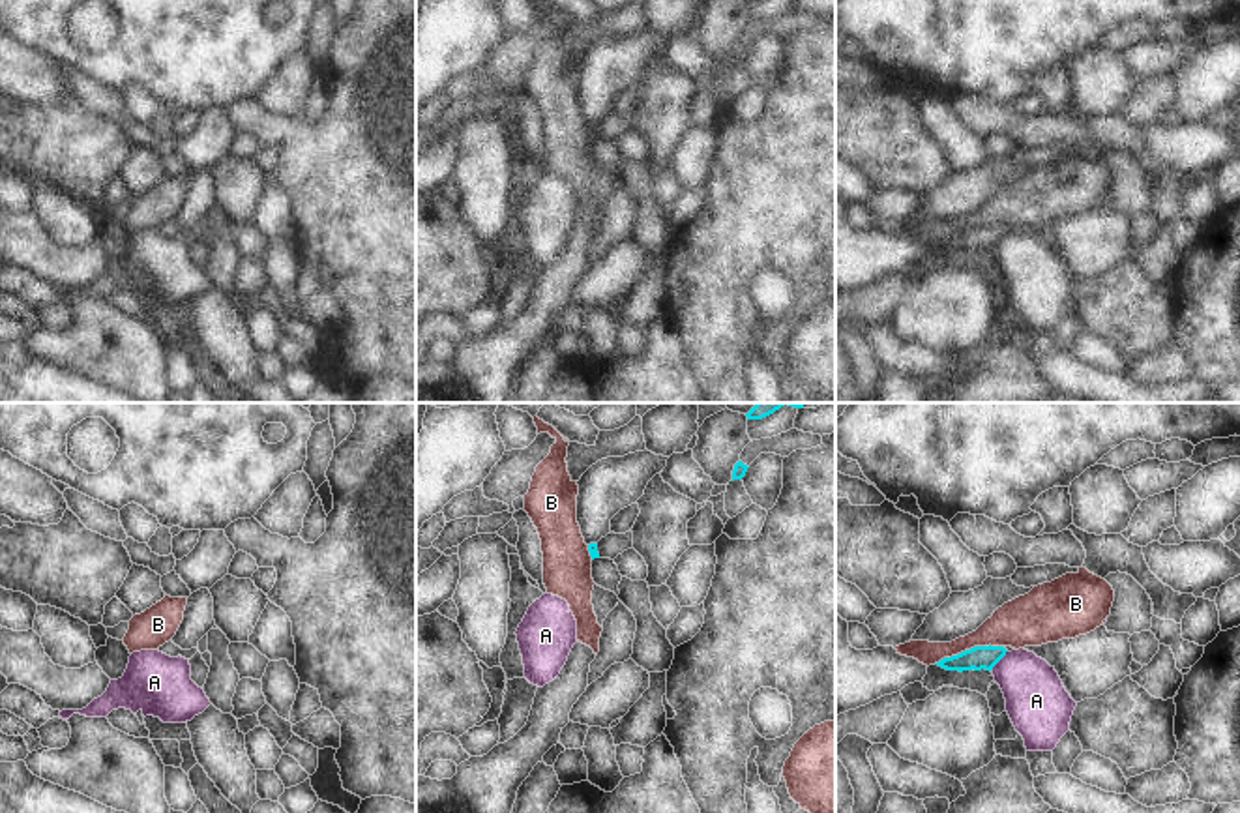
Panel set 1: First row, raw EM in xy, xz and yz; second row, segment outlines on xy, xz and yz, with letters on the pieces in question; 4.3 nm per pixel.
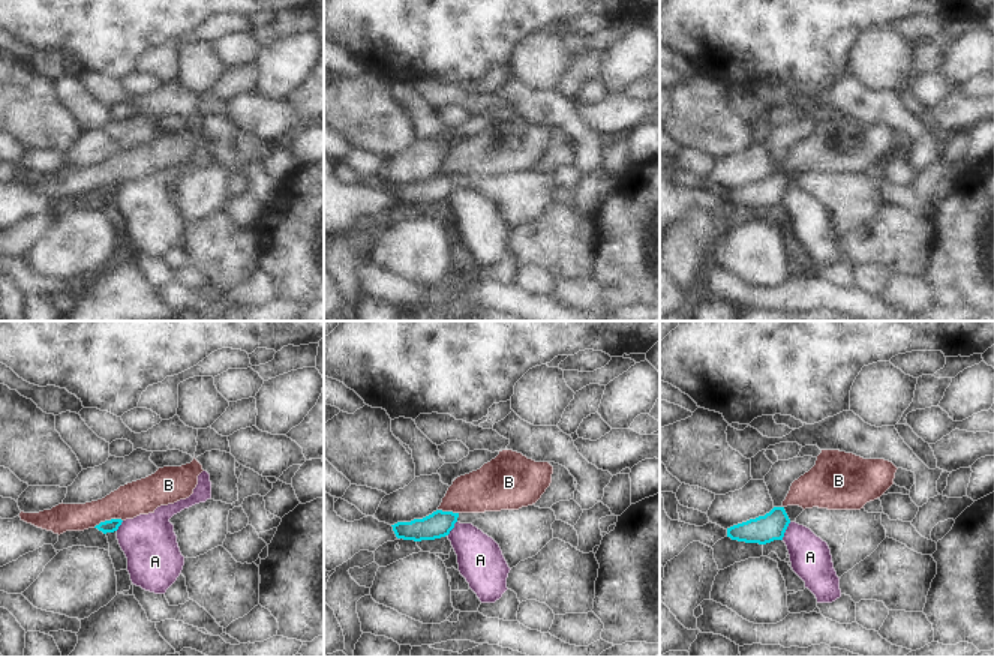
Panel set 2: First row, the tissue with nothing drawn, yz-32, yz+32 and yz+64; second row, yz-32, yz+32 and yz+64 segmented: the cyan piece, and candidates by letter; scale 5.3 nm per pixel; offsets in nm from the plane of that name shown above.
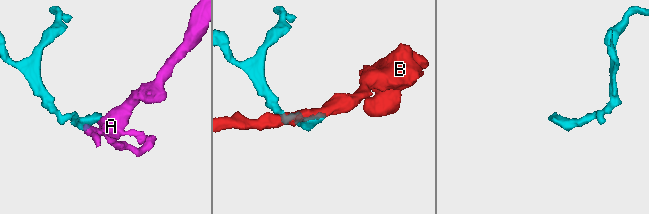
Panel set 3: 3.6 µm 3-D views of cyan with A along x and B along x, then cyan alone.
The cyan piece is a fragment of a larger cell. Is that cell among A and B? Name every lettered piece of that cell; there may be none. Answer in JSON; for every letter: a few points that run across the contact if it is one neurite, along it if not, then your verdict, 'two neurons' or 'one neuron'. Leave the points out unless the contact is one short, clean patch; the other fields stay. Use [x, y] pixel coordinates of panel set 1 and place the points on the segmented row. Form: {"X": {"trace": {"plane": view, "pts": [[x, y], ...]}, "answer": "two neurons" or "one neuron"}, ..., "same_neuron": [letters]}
{"A": {"trace": {"plane": "yz", "pts": [[1006, 650], [991, 671]]}, "answer": "two neurons"}, "B": {"trace": {"plane": "yz", "pts": [[1003, 645], [974, 645], [933, 664]]}, "answer": "two neurons"}, "same_neuron": []}

